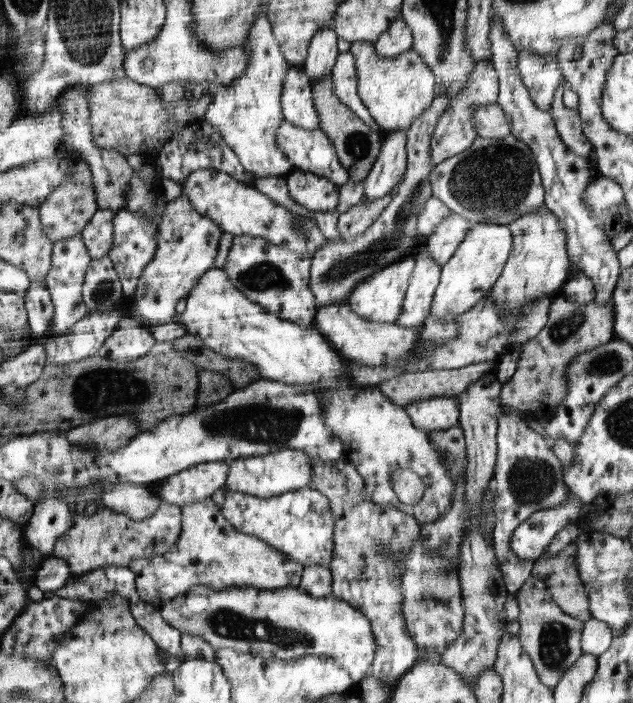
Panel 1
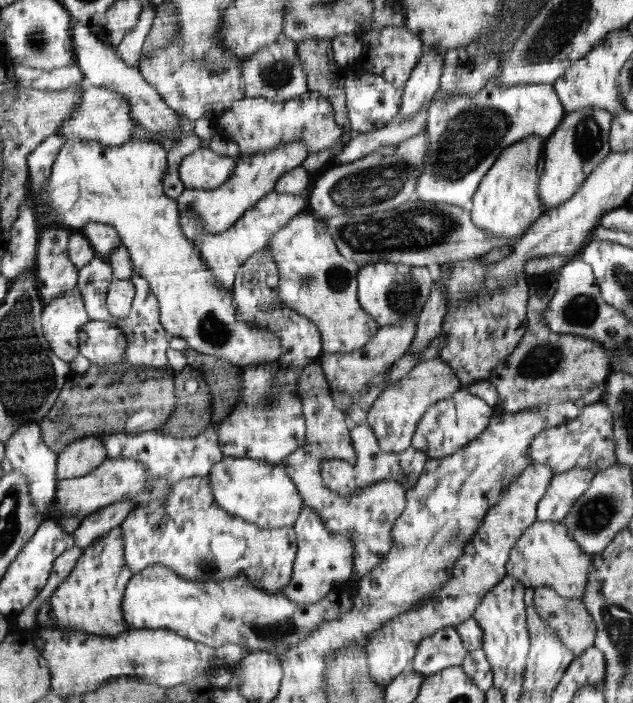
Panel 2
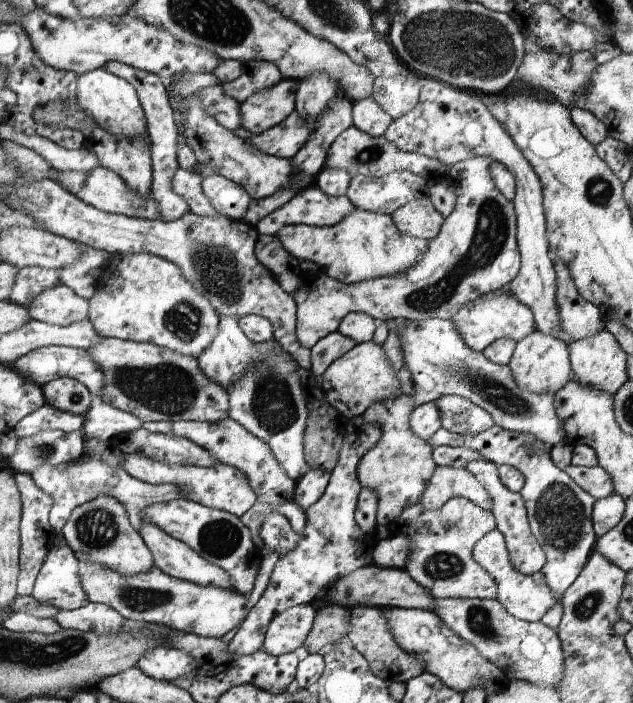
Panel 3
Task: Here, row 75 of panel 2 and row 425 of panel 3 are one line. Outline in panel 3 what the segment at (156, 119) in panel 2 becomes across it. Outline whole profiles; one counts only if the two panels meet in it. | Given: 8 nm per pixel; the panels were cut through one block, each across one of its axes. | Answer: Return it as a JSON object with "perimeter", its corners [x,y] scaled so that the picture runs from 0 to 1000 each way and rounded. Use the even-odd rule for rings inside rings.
{"perimeter":[[[144,562],[142,582],[131,589],[128,609],[137,624],[169,629],[190,617],[205,617],[224,607],[224,600],[205,587],[182,582]]]}

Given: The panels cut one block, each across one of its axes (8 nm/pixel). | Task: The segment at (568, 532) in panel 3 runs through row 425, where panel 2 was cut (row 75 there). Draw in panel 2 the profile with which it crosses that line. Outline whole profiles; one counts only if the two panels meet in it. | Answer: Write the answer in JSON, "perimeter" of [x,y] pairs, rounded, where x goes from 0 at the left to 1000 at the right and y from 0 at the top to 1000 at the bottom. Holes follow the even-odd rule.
{"perimeter":[[[782,102],[768,122],[763,122],[752,134],[698,138],[697,144],[681,142],[681,148],[676,148],[675,212],[671,212],[675,220],[668,223],[668,238],[659,249],[654,263],[656,284],[668,289],[705,289],[741,300],[757,259],[795,212],[826,199],[826,195],[839,192],[852,192],[863,198],[880,183],[883,174],[891,166],[893,155],[886,142],[877,135],[874,122],[828,118],[793,128],[793,122],[785,119],[785,110]]]}

